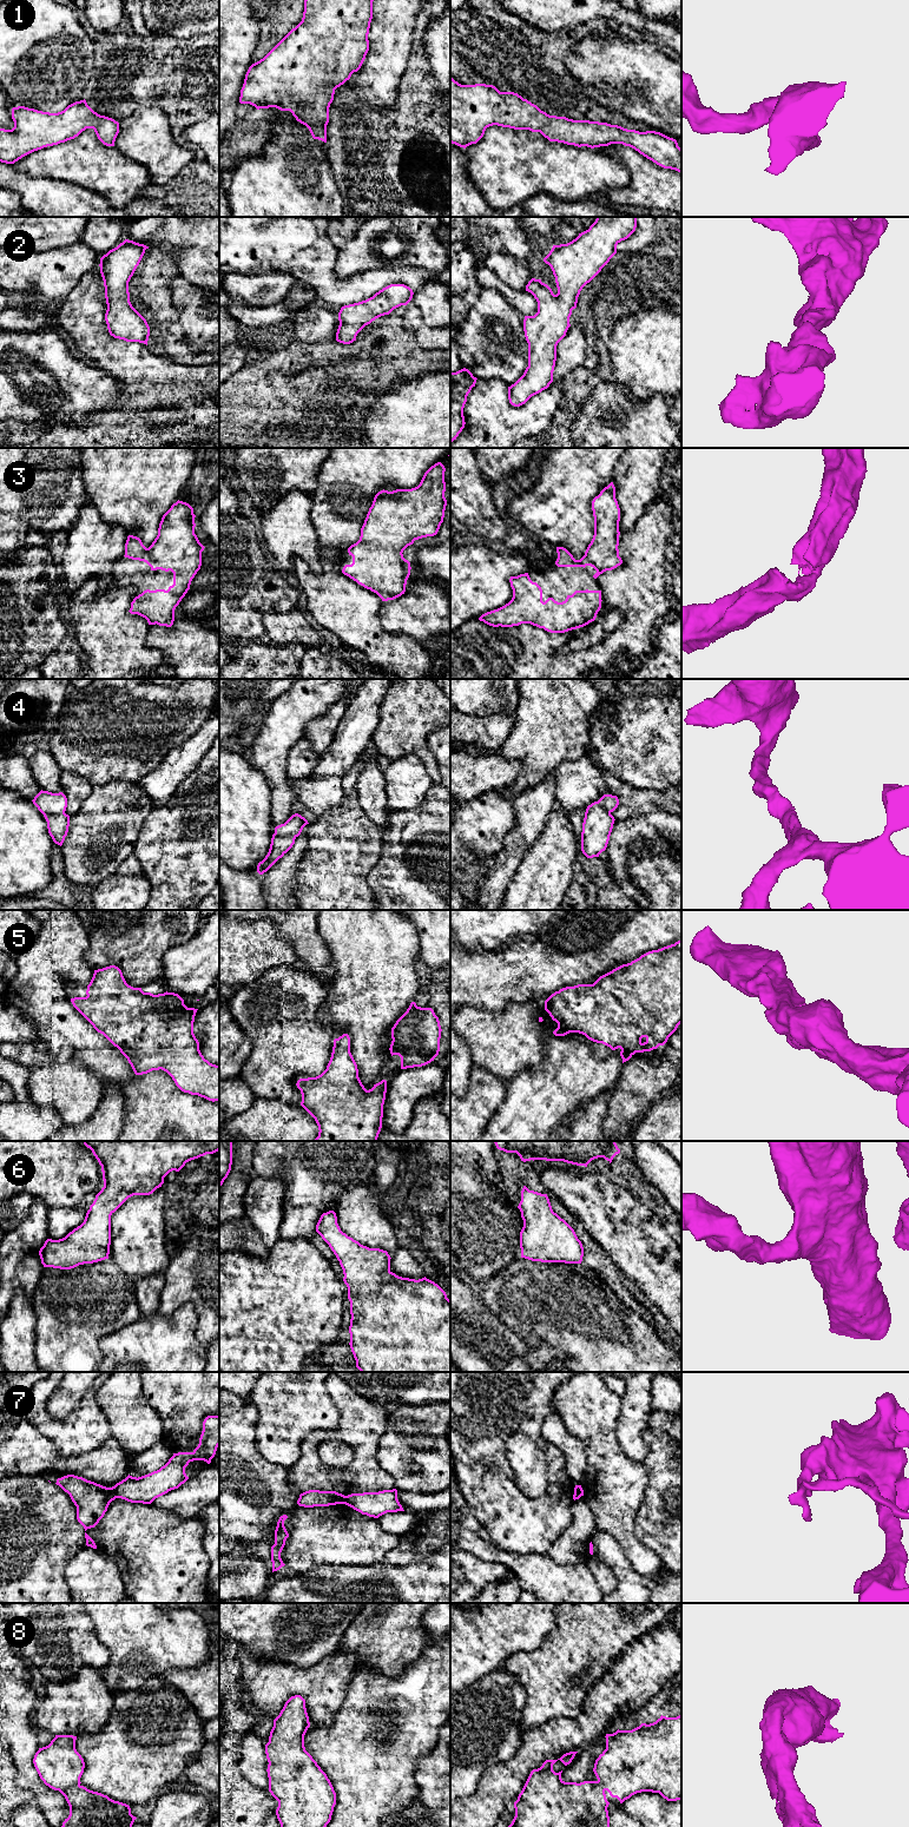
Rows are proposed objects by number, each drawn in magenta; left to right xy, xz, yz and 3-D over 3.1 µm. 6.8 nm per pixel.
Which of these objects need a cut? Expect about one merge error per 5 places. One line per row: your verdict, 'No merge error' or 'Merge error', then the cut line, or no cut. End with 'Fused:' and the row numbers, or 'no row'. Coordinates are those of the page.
1: No merge error. No split
2: No merge error. No split
3: No merge error. No split
4: No merge error. No split
5: No merge error. No split
6: No merge error. No split
7: Merge error. Split along xy (110, 1488), (117, 1497)
8: No merge error. No split
Fused: 7

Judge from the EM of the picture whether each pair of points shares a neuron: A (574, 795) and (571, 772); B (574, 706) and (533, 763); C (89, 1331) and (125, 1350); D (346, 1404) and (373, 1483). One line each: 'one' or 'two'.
A: one
B: one
C: two
D: one

